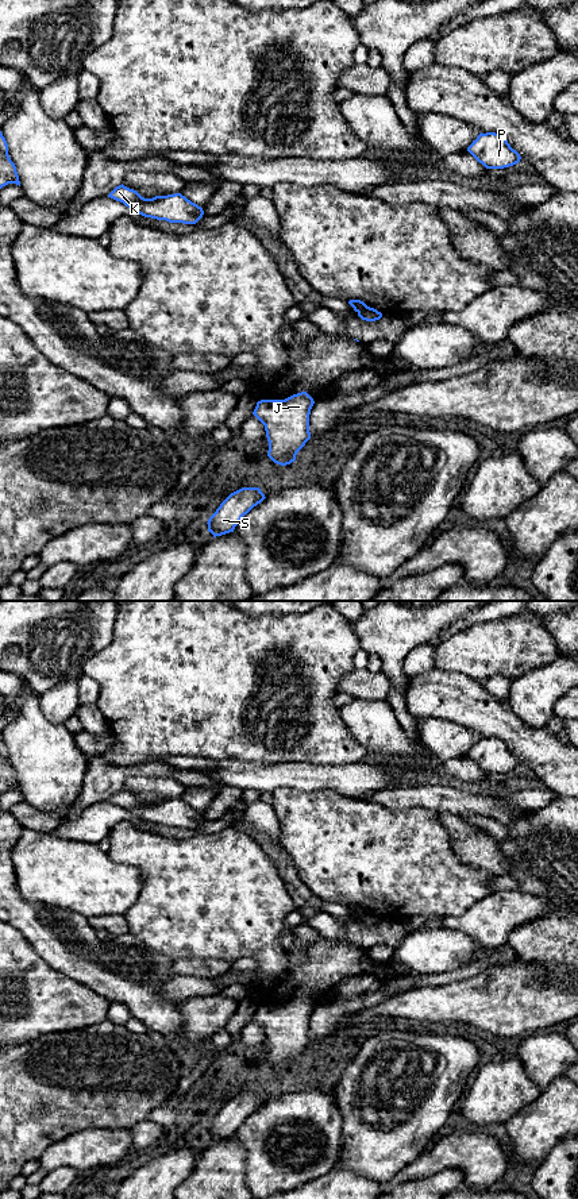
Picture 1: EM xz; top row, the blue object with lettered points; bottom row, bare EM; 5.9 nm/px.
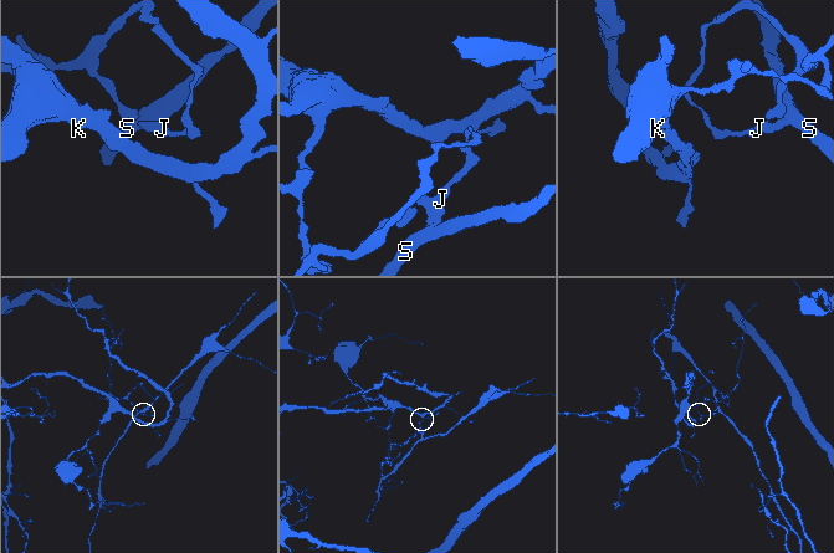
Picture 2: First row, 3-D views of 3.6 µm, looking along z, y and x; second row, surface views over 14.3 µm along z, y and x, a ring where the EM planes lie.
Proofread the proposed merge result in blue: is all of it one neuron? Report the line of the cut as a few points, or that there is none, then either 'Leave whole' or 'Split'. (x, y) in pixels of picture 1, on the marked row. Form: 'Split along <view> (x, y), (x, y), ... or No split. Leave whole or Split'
Split along xz (368, 307), (358, 312). Split

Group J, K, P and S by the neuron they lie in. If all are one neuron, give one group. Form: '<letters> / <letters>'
J S / K P

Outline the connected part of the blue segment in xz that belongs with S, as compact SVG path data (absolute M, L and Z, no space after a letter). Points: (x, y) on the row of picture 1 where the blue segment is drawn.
M242 487L231 493L208 520L208 532L221 536L234 532L238 523L265 500L259 487Z

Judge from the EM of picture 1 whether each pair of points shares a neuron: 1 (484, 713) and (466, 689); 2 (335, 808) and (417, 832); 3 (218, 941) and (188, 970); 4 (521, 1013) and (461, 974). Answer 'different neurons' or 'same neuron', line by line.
1: same neuron
2: same neuron
3: different neurons
4: different neurons

